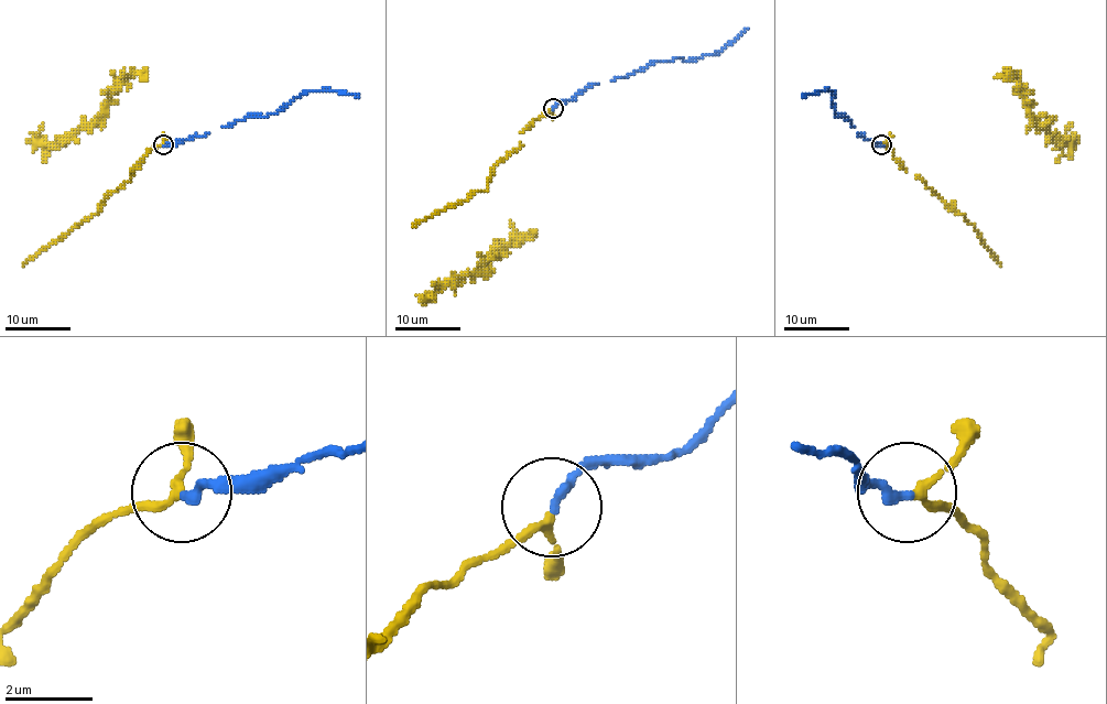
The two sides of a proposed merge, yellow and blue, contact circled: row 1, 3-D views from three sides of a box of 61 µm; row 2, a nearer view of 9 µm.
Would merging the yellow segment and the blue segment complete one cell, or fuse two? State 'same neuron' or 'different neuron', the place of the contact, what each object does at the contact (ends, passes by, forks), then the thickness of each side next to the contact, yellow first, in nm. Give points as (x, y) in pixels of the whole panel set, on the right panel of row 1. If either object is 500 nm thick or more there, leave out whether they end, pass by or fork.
same neuron; place (881, 144); yellow passes by; blue ends; calibres 160 and 220 nm

